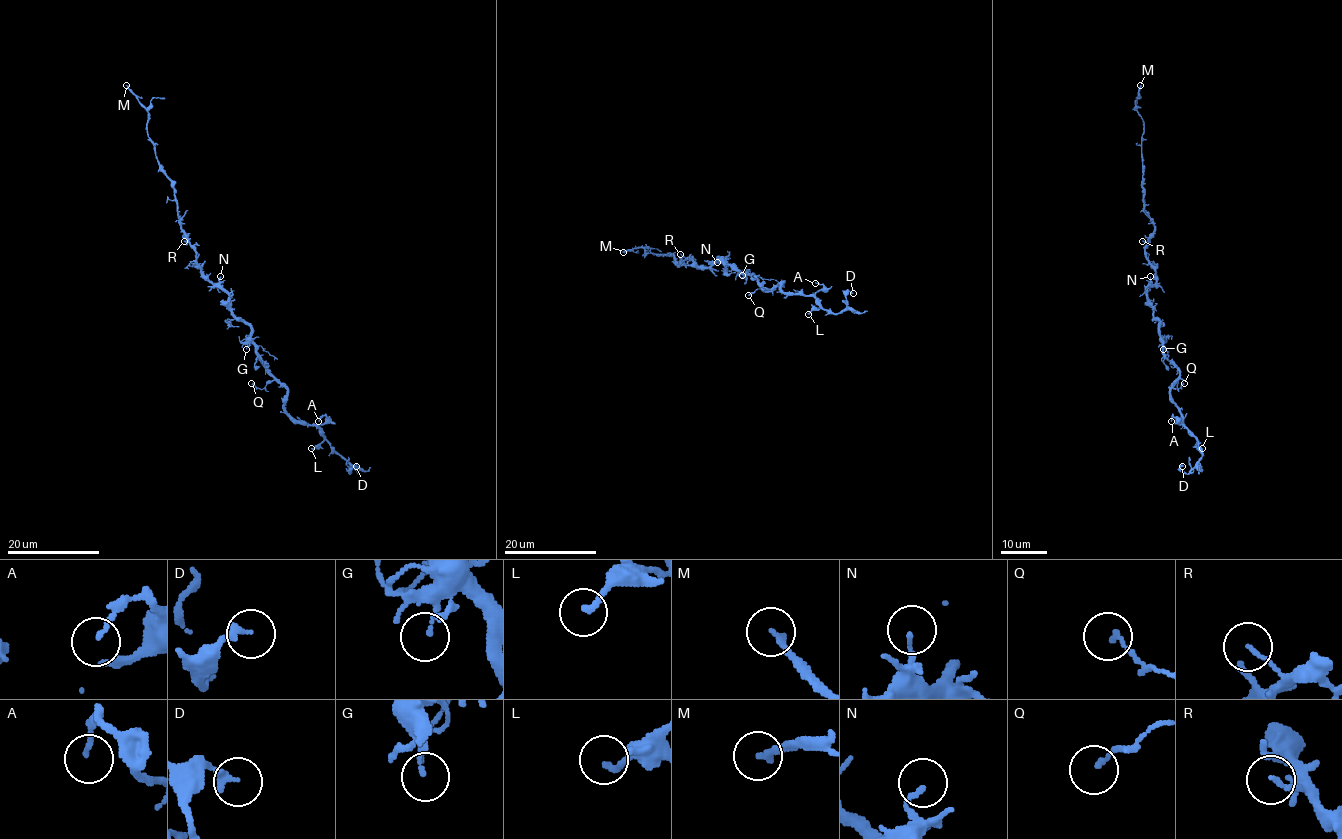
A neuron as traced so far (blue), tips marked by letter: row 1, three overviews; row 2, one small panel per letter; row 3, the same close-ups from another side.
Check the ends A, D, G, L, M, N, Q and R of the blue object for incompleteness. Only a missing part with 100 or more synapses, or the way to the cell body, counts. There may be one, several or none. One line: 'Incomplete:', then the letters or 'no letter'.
Incomplete: M

